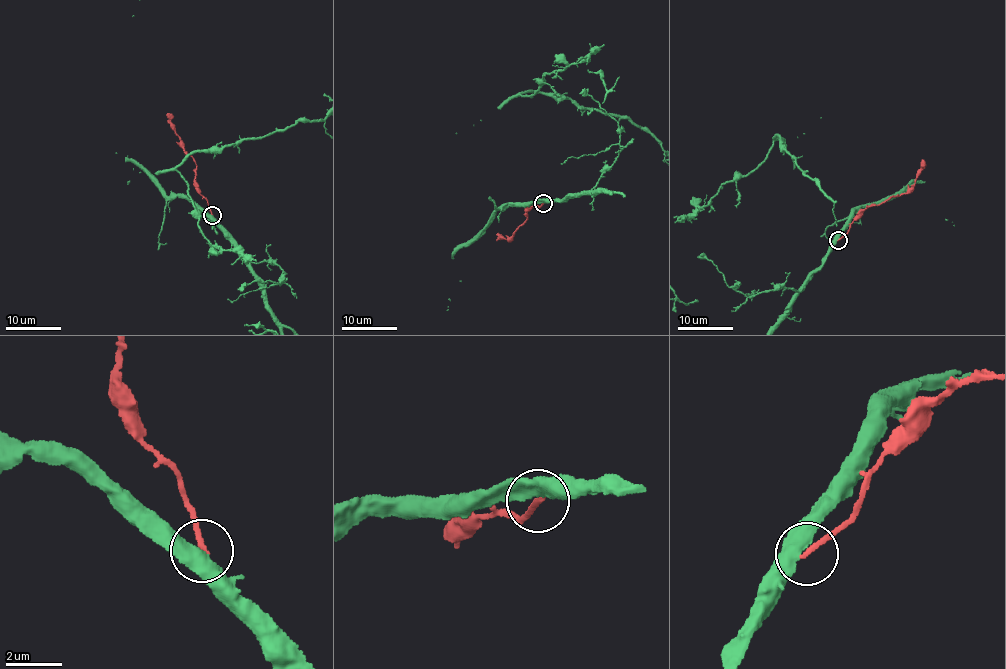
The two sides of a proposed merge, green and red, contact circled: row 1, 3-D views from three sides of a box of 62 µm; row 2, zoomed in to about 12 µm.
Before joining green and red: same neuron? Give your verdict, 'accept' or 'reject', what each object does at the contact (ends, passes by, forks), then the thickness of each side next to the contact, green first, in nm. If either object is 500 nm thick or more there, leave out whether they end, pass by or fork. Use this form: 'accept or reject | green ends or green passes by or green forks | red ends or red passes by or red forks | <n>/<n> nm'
reject | green passes by | red ends | 440/190 nm

